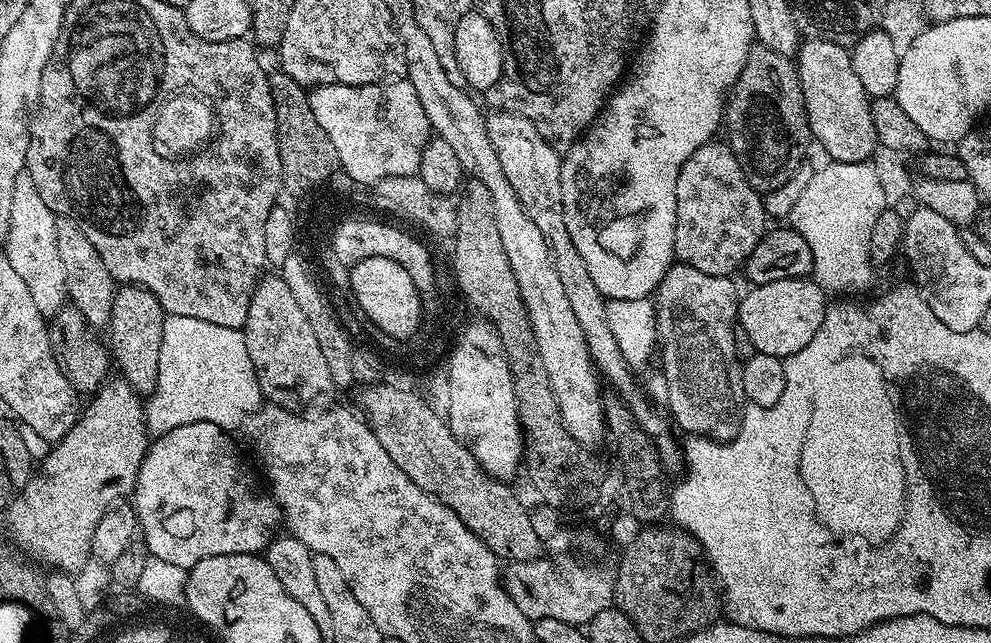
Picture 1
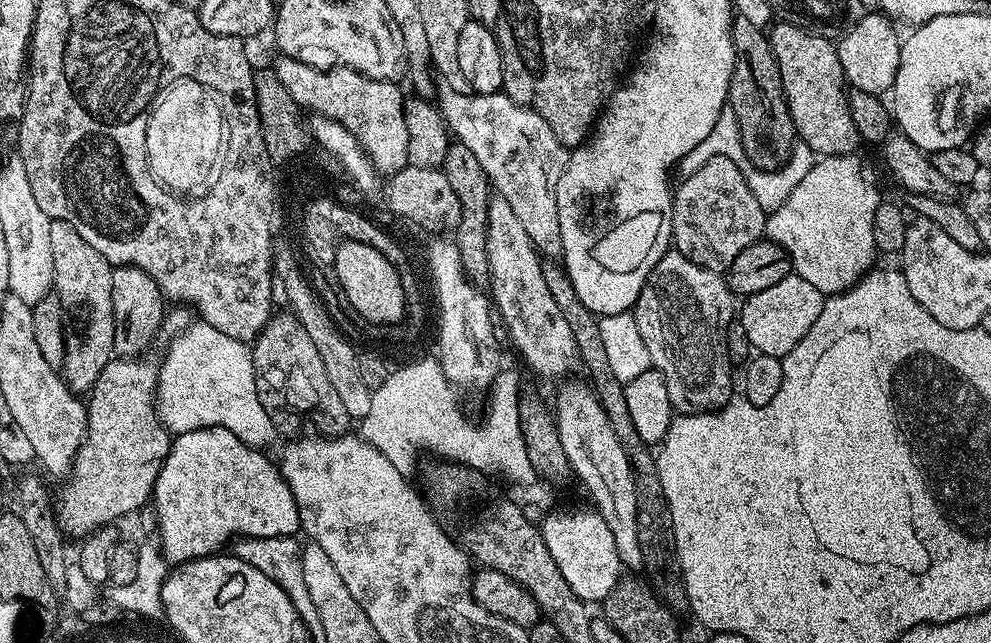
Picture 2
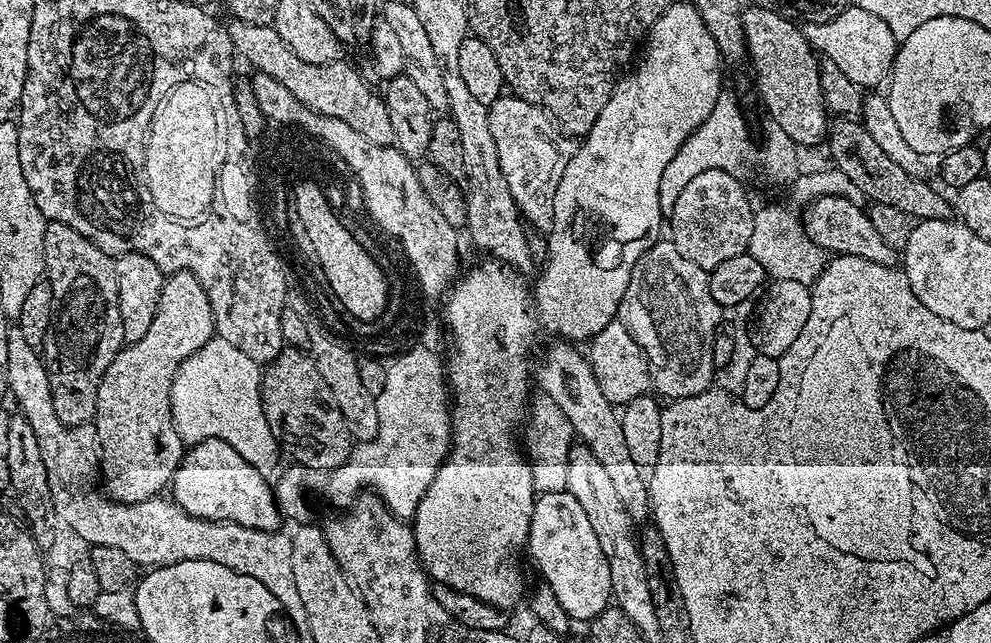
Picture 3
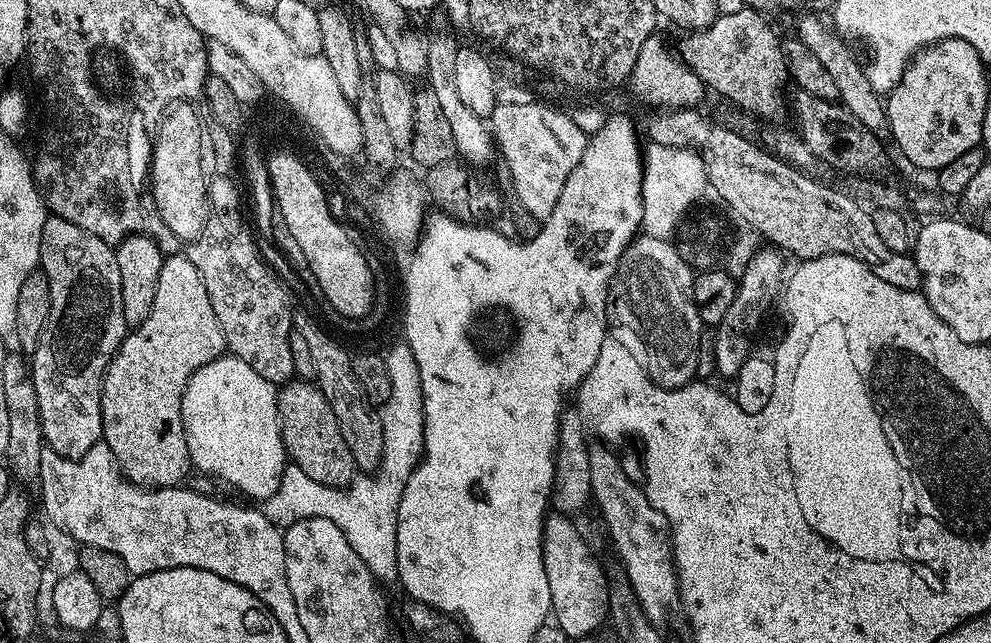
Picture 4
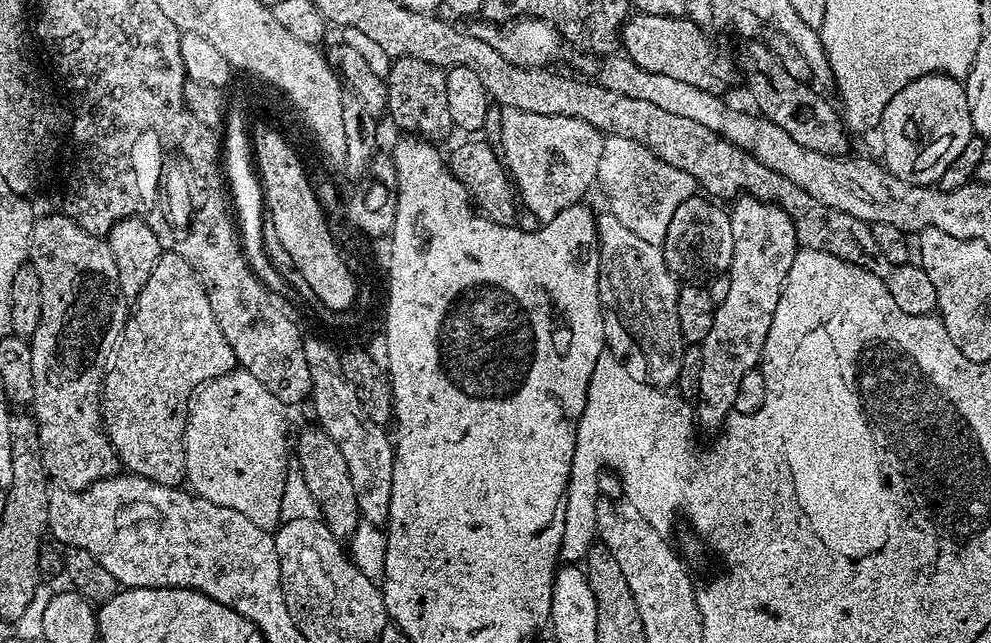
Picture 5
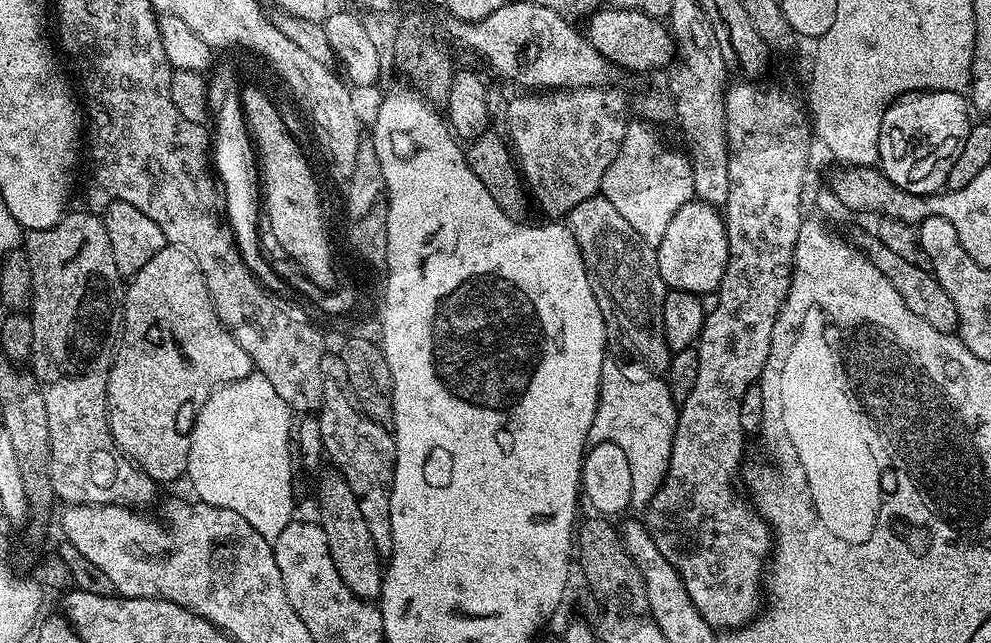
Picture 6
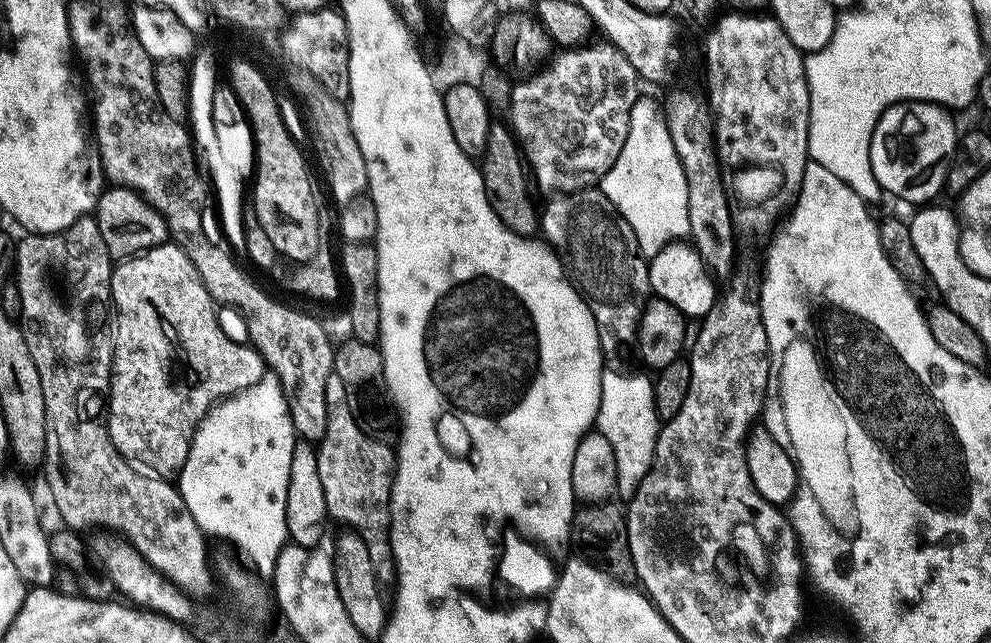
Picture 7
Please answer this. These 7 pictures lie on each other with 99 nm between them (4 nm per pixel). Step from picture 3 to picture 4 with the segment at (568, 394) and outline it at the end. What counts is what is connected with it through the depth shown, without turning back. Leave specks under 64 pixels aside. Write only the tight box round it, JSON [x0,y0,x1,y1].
[588,451,680,626]

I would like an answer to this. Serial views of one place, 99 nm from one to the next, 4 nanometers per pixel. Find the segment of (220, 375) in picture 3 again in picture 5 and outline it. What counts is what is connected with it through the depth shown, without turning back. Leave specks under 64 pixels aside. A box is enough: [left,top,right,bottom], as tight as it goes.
[184,370,290,530]

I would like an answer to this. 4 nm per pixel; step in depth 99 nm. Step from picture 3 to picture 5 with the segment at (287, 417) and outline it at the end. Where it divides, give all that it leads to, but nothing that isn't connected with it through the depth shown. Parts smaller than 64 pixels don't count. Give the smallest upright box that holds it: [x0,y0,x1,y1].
[294,426,362,538]

